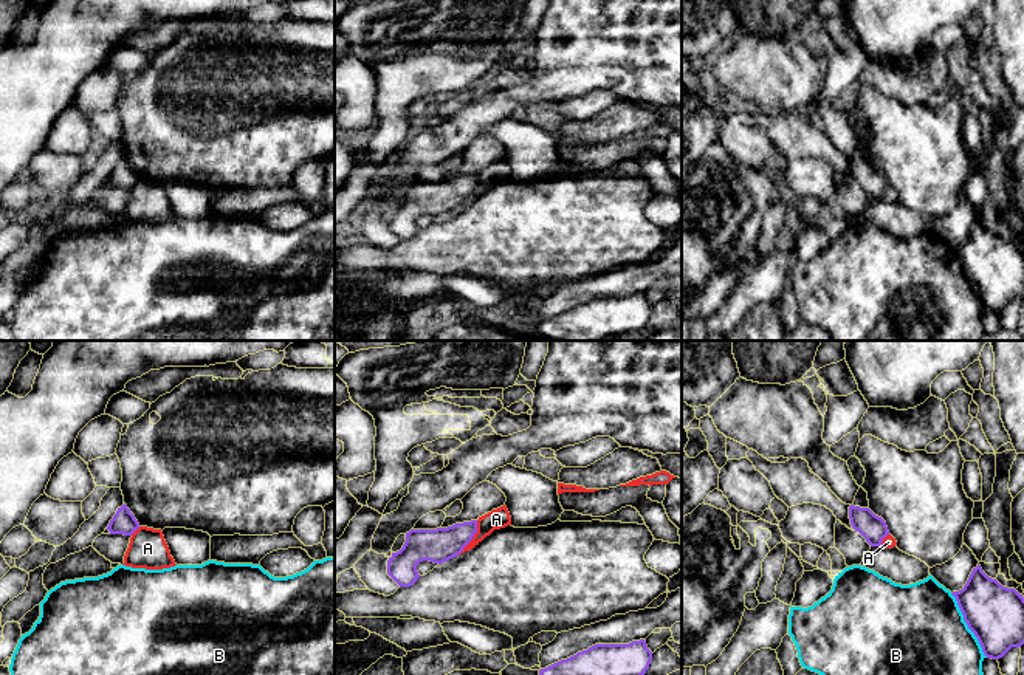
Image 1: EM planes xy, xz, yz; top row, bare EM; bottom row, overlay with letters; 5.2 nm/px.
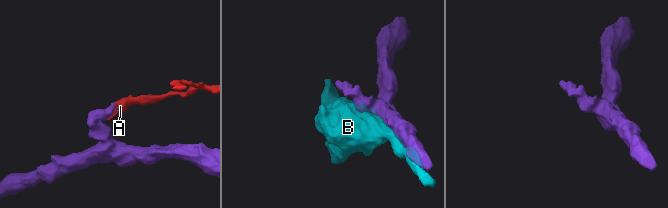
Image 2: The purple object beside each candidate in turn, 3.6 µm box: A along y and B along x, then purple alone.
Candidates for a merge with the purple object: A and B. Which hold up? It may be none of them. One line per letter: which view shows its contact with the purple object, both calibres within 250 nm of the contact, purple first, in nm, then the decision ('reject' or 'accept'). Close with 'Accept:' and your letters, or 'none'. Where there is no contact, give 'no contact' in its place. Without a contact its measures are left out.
A: xz | 180/100 nm | reject
B: yz | 300/480 nm | reject
Accept: none

